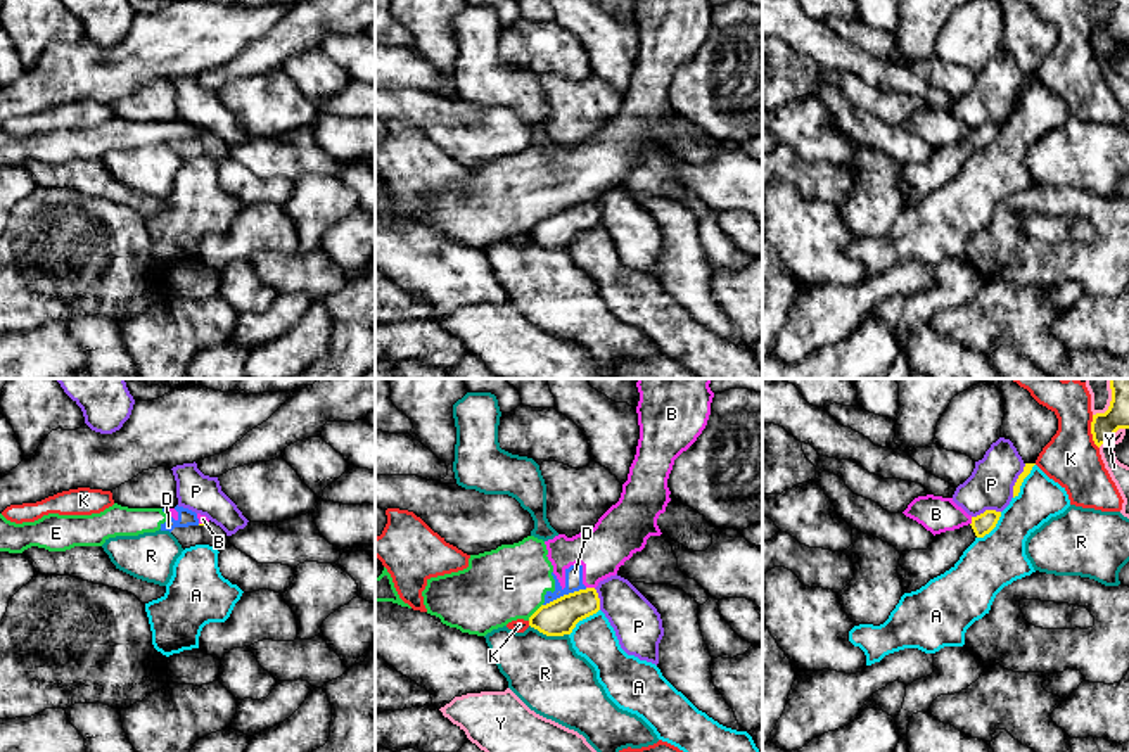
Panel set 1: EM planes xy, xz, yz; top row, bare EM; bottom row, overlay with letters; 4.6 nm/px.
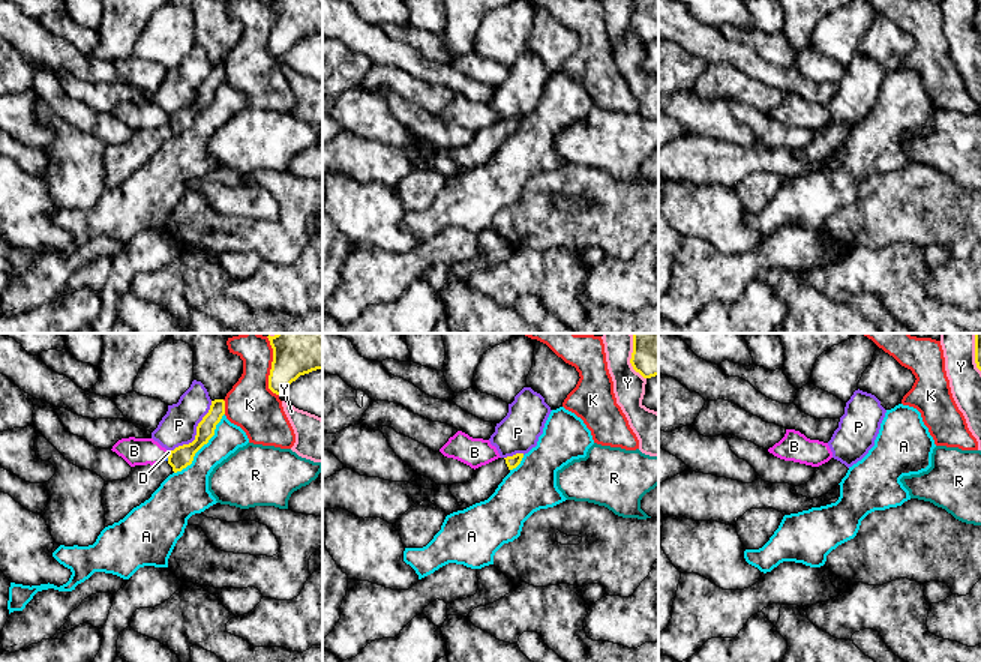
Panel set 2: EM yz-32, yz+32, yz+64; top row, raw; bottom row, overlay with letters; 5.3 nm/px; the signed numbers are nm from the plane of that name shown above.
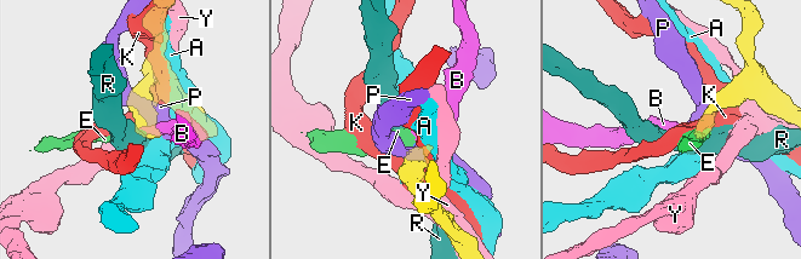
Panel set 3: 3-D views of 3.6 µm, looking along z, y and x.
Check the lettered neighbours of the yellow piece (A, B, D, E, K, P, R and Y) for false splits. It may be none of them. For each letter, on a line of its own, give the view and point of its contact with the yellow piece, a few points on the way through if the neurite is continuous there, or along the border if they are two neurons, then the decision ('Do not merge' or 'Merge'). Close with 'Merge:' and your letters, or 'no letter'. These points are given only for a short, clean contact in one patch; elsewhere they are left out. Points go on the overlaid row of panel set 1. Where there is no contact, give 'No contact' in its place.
A: Touches yellow at yz (1022, 481). Do not merge
B: Touches yellow at xz (590, 588). Do not merge
D: Touches yellow at xz (564, 595). Boundary: xz (586, 588), (564, 593), (543, 605). Do not merge
E: Touches yellow at xz (535, 612). Boundary: xz (542, 604), (528, 619). Do not merge
K: Touches yellow at yz (1091, 433). Do not merge
P: Touches yellow at yz (1017, 481). Do not merge
R: Touches yellow at xz (548, 635). Boundary: xz (529, 624), (547, 635), (567, 635). Do not merge
Y: Touches yellow at yz (1110, 436). Do not merge
Merge: no letter

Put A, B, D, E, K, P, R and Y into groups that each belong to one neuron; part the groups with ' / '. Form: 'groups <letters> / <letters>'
groups A / B D E / K / P / R / Y

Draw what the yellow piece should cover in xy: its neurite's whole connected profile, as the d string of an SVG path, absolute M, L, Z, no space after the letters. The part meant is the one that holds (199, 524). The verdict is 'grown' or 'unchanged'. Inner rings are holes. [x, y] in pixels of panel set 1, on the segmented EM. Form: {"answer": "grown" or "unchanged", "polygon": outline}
{"answer": "grown", "polygon": "M211 520L199 526L175 527L171 534L178 539L183 550L195 545L209 545L221 551L228 545L226 532Z"}

